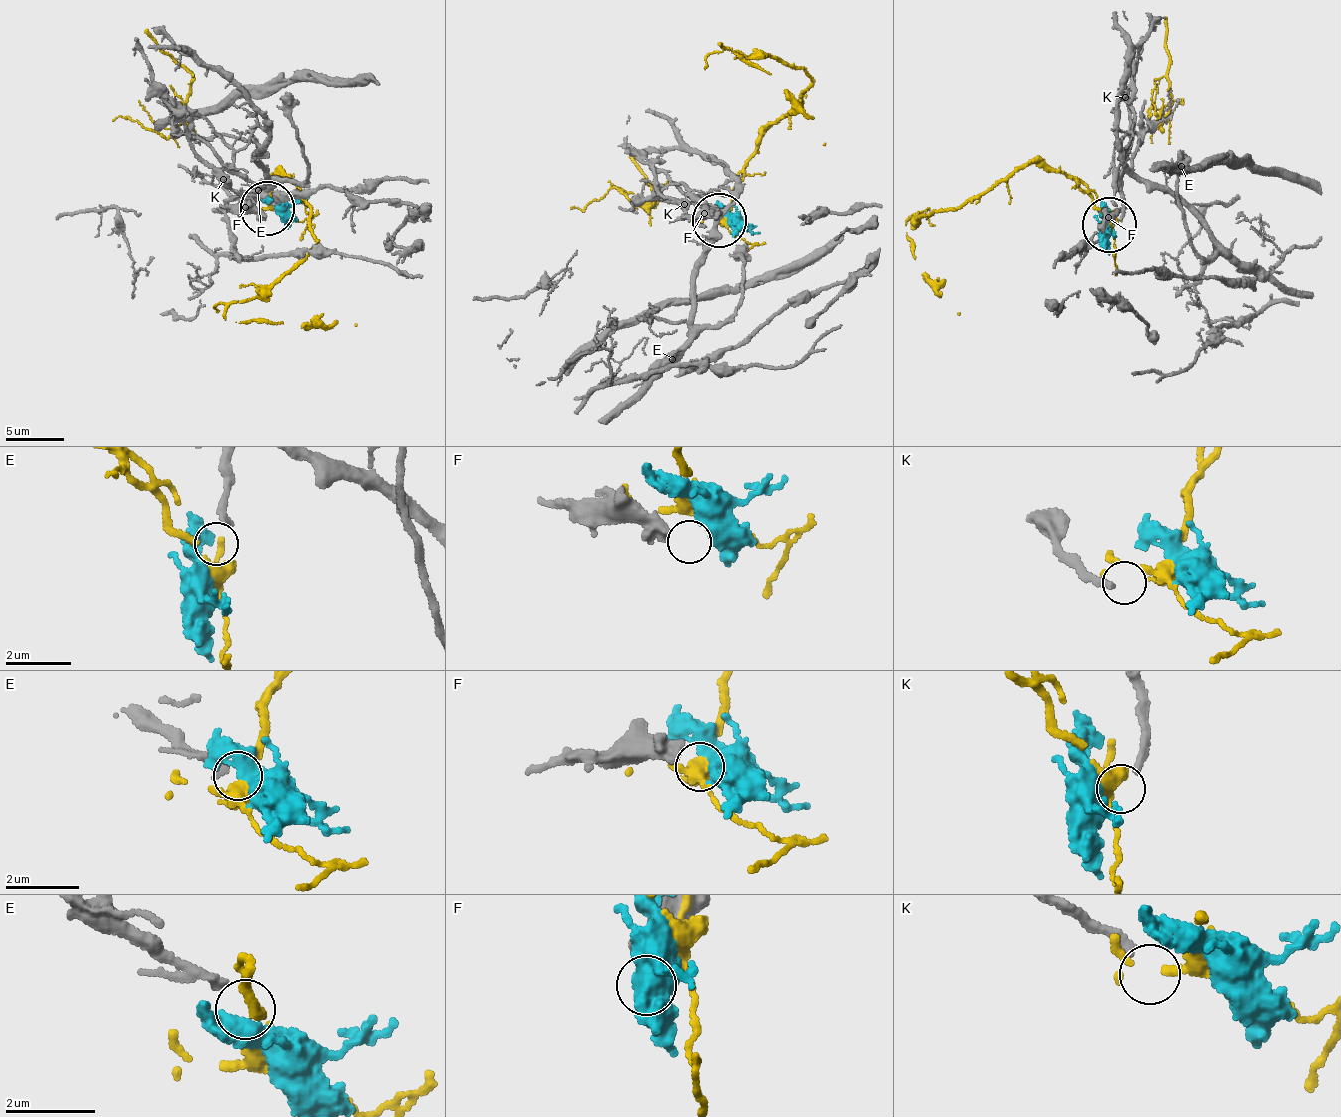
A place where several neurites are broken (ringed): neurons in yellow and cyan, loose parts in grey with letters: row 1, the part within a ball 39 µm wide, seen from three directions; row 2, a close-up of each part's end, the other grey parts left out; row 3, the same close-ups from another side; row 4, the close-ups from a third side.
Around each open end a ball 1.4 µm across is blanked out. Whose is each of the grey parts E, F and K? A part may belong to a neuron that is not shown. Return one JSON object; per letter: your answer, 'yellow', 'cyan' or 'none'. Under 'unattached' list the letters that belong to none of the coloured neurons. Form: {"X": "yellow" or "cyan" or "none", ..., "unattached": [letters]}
{"E": "cyan", "F": "none", "K": "none", "unattached": ["F", "K"]}

